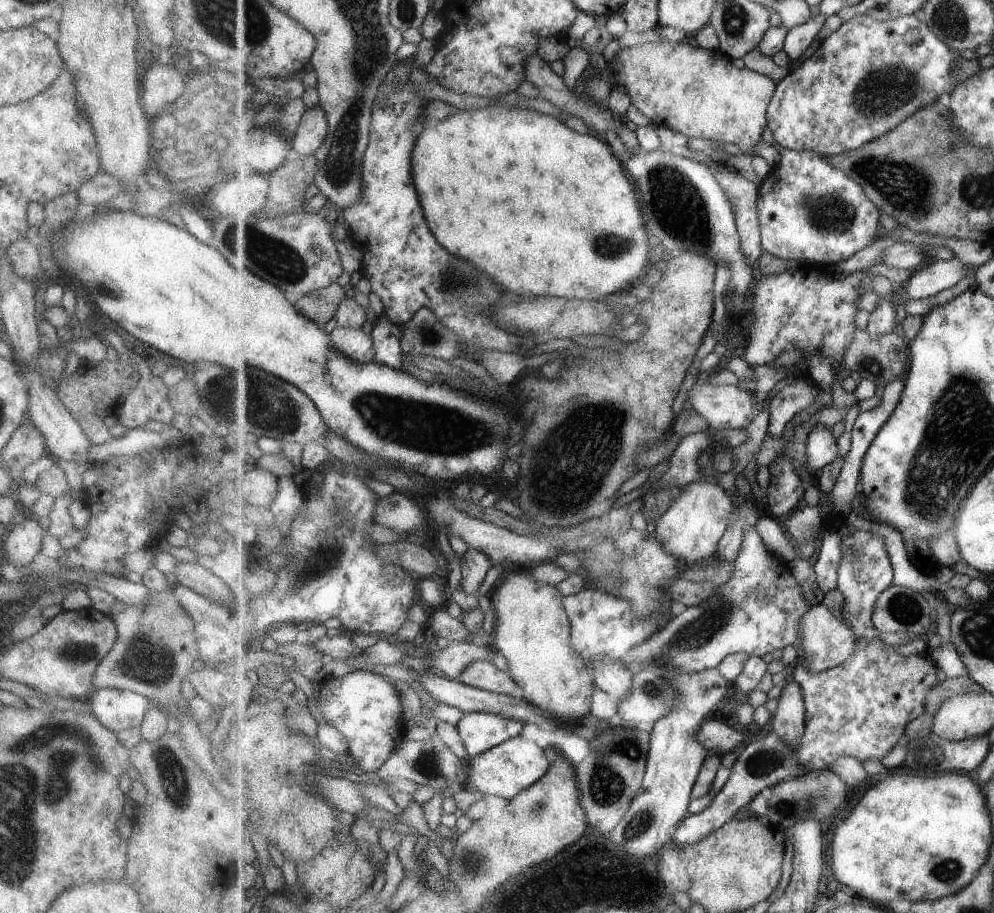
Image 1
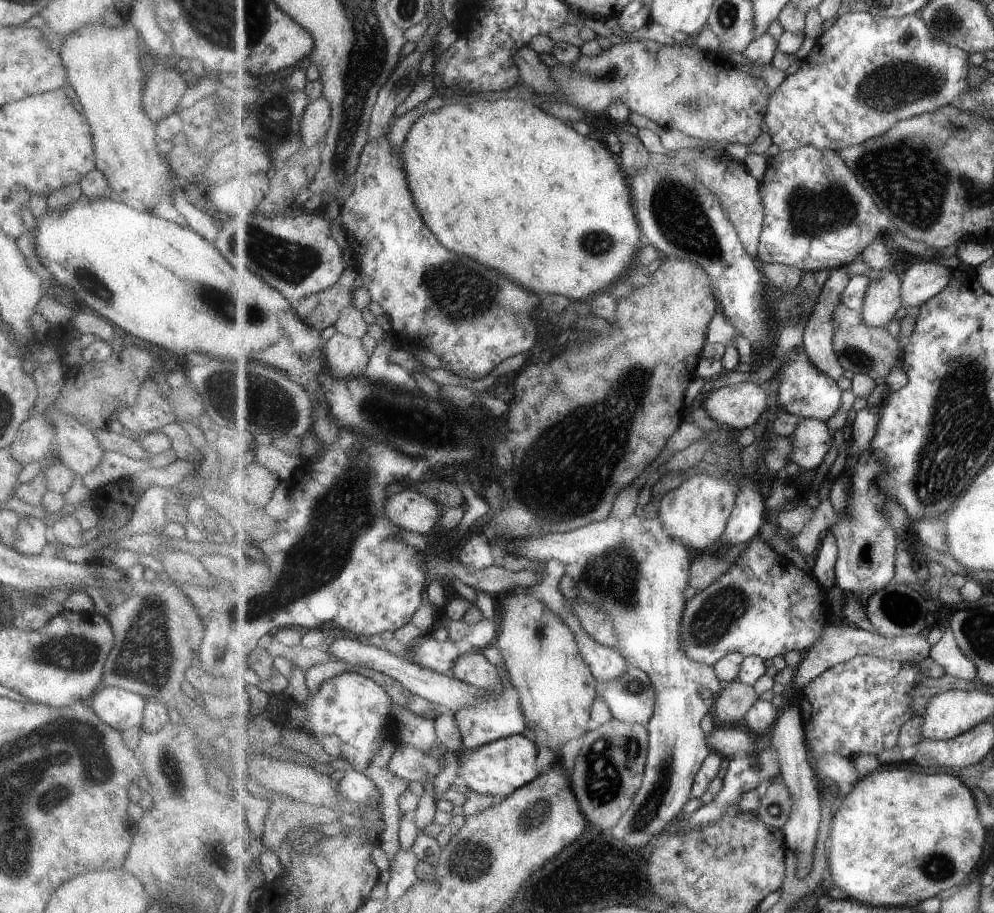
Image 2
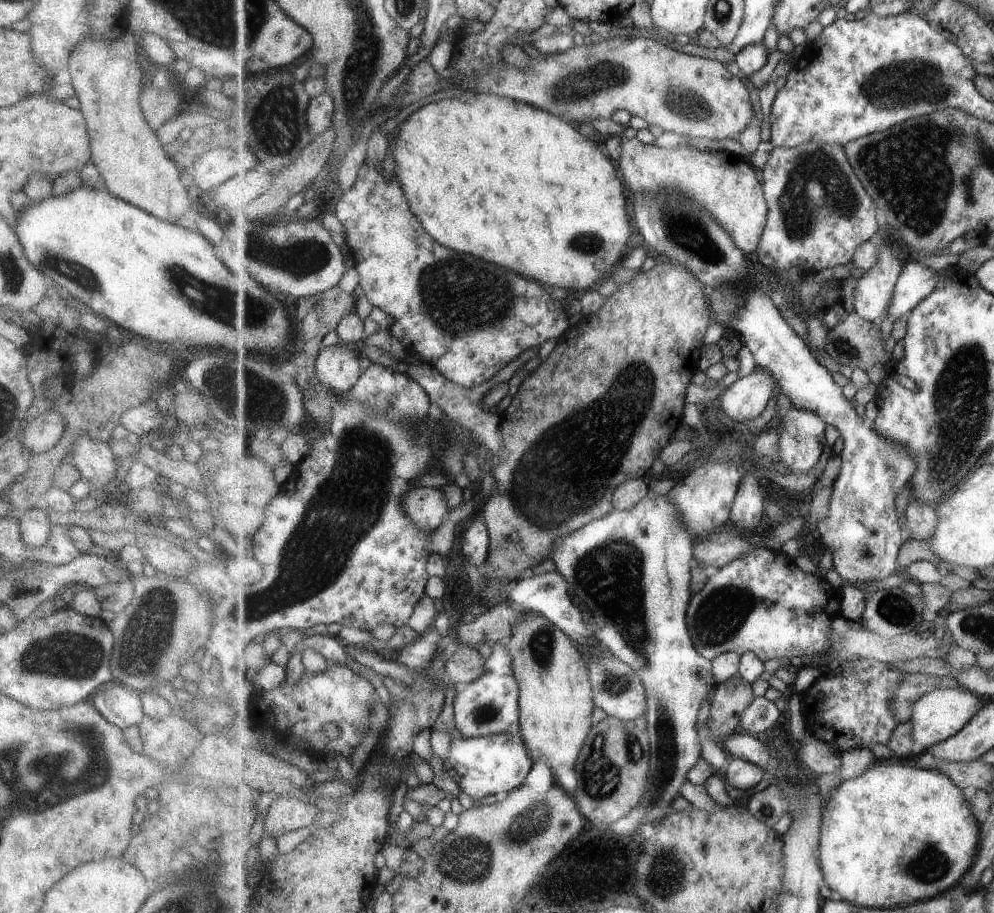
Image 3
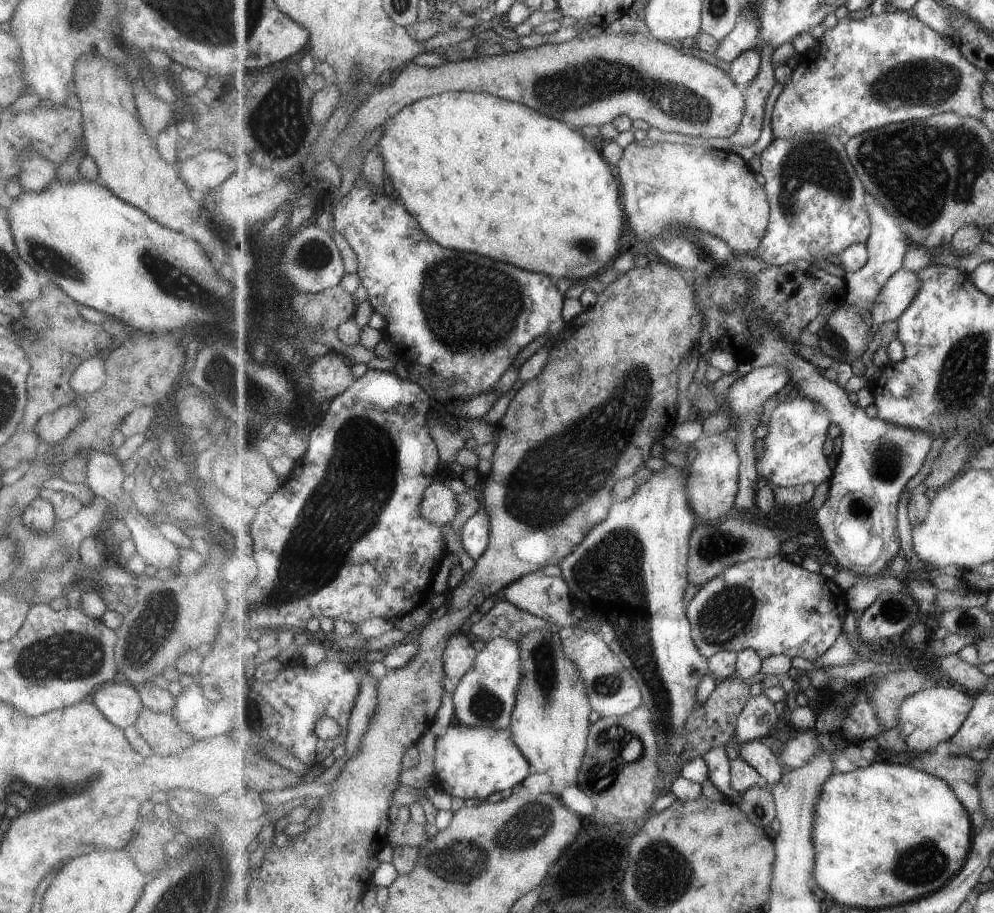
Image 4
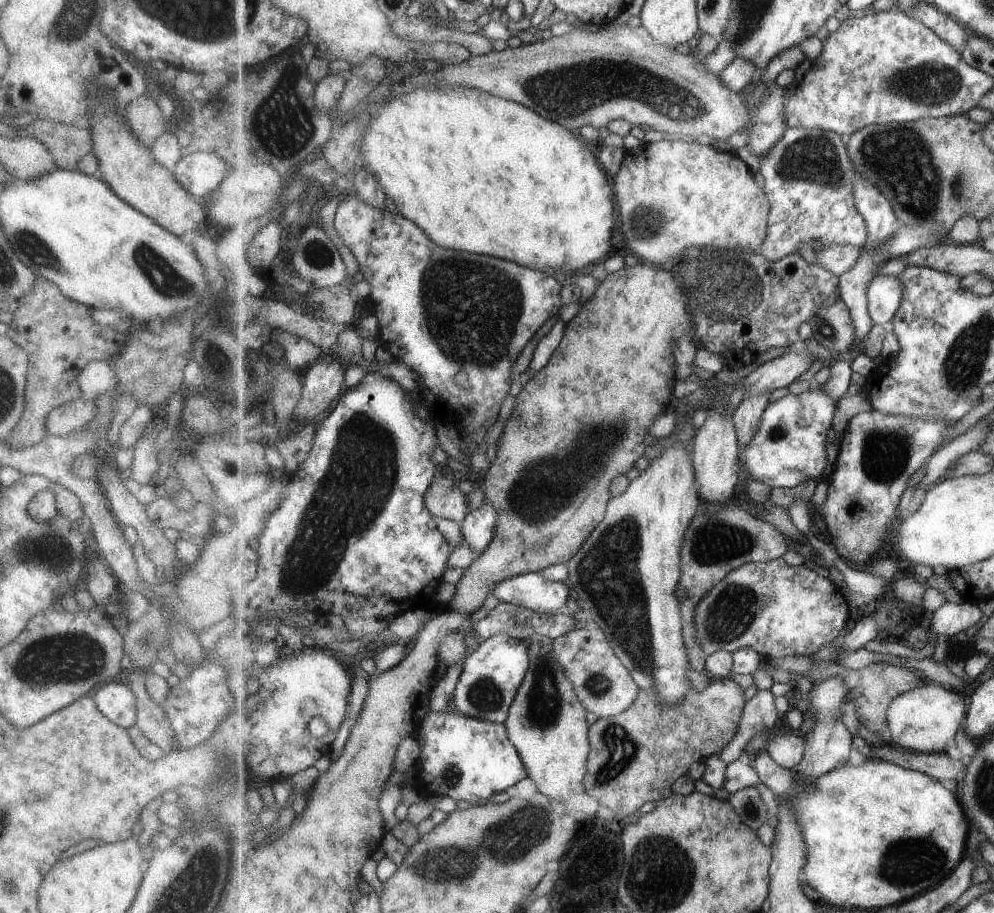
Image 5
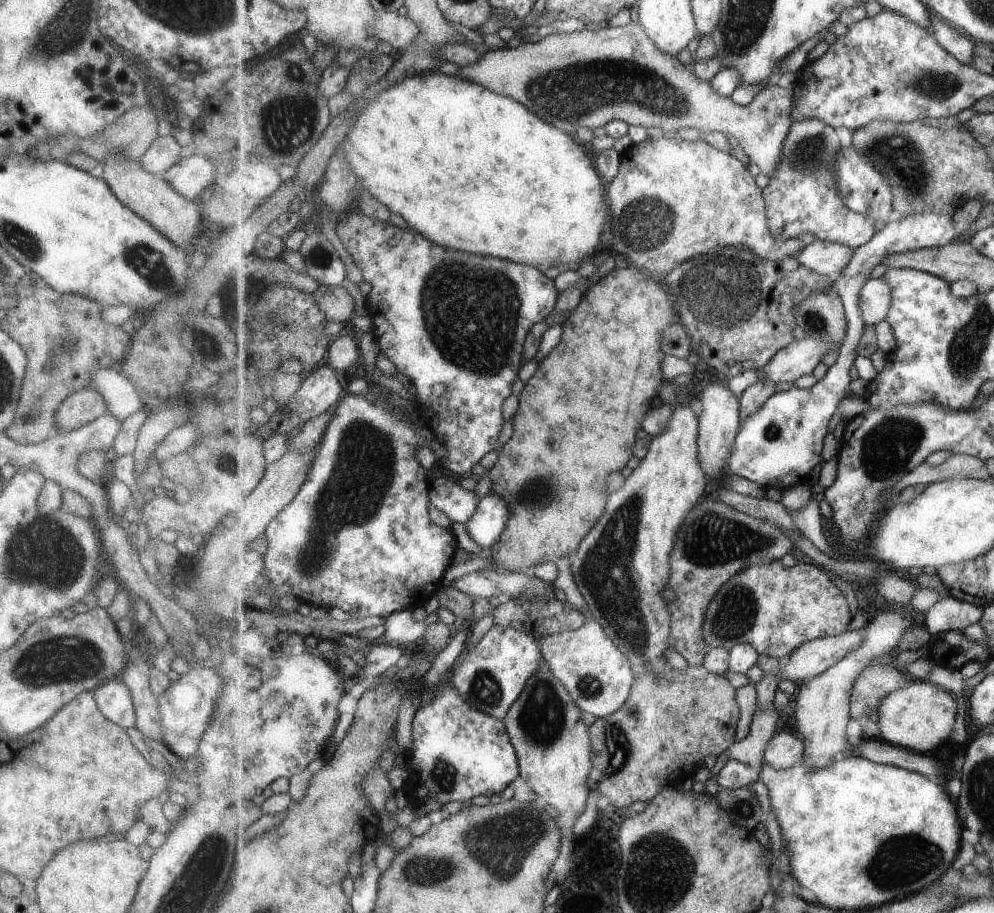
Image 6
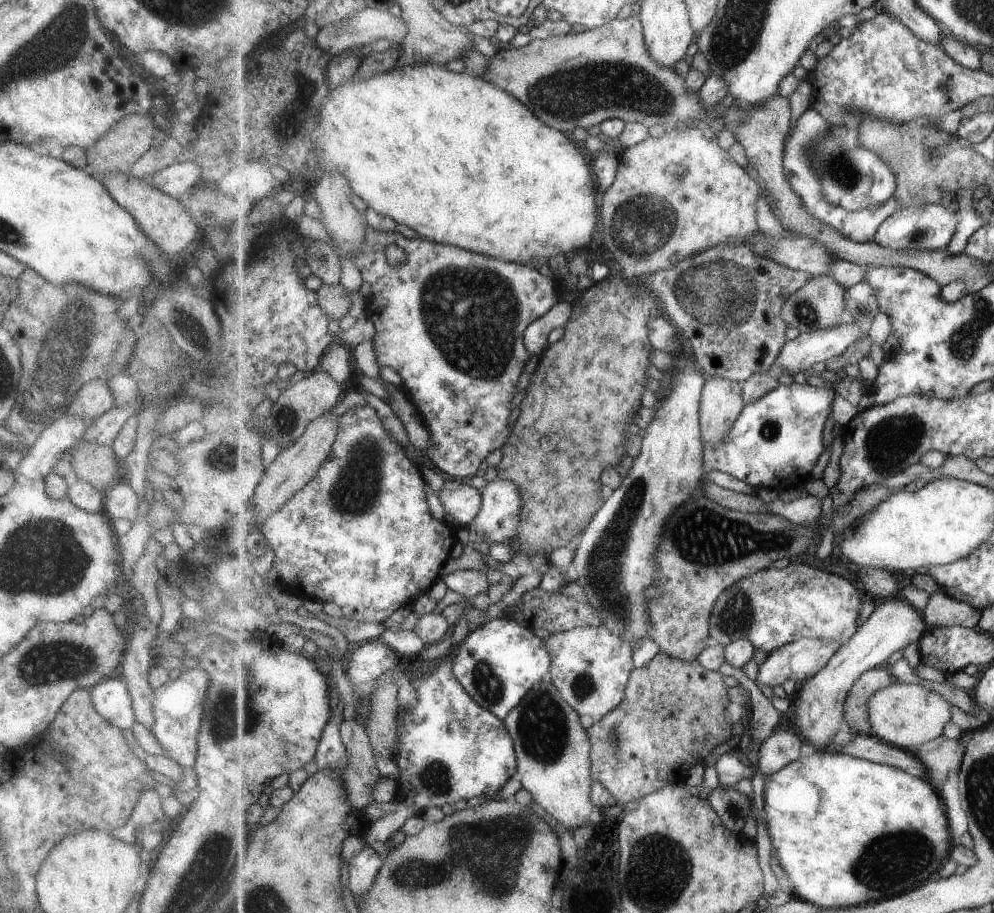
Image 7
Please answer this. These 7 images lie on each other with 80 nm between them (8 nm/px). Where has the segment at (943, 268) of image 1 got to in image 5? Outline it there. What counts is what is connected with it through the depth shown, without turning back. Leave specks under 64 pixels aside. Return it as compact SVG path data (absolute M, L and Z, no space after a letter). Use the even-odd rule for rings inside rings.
M879 275L869 285L867 296L874 324L886 325L904 301L904 280L899 275Z

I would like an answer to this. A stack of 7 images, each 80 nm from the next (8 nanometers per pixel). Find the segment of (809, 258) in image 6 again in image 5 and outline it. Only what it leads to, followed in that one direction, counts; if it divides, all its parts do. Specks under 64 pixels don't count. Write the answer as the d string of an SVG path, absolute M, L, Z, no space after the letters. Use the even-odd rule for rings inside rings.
M825 245L820 252L819 250L814 252L819 266L841 276L856 267L863 251L863 247L857 245Z

